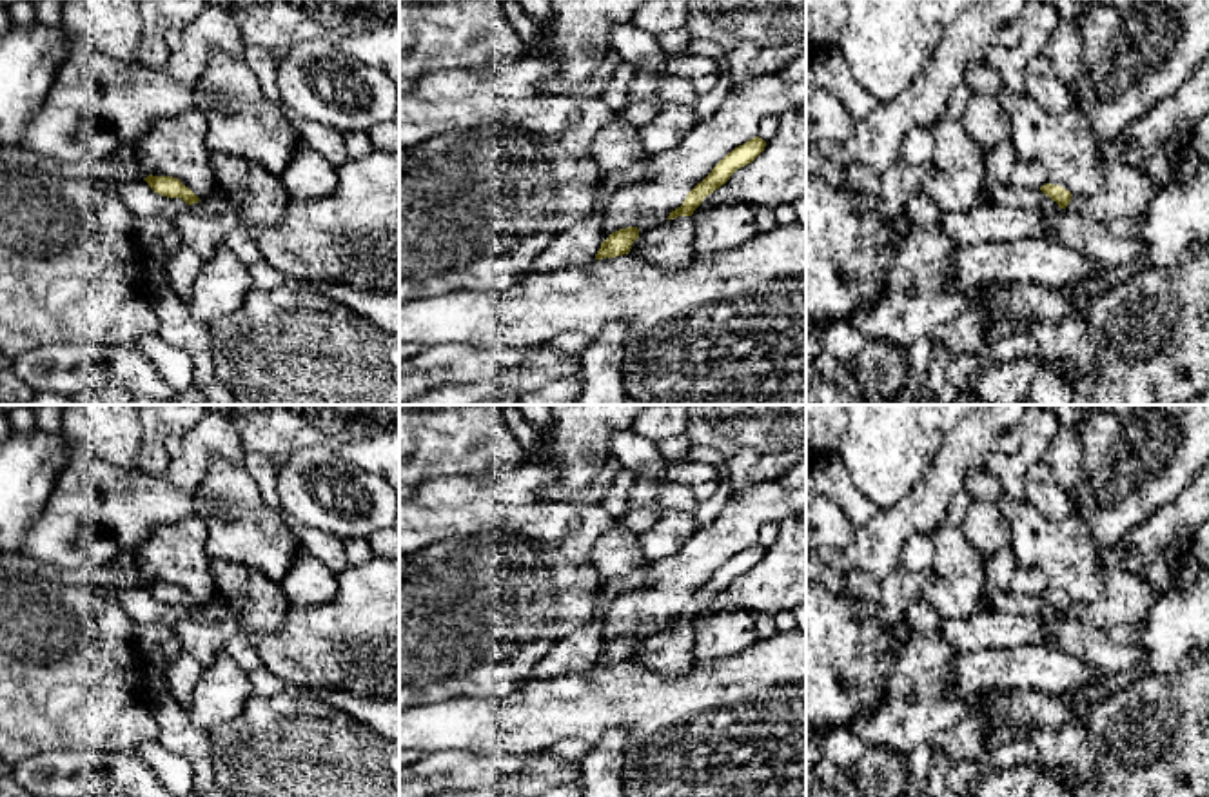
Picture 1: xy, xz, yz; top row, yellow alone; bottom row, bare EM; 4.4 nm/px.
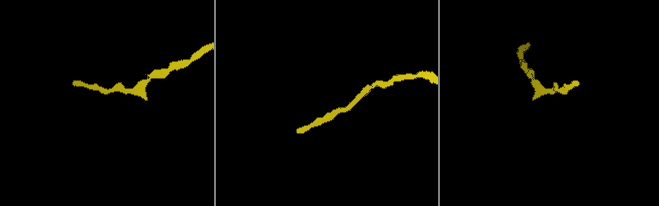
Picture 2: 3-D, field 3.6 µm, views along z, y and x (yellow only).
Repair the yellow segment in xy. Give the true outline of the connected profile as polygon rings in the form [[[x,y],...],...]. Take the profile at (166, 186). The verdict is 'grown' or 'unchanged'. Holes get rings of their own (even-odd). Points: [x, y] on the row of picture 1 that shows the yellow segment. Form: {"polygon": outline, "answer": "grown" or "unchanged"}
{"polygon": [[[149,174],[143,180],[149,183],[149,187],[154,192],[158,192],[162,196],[182,198],[189,205],[200,202],[200,198],[189,187],[185,187],[178,178],[172,178],[172,176],[152,176],[152,174]]], "answer": "unchanged"}

